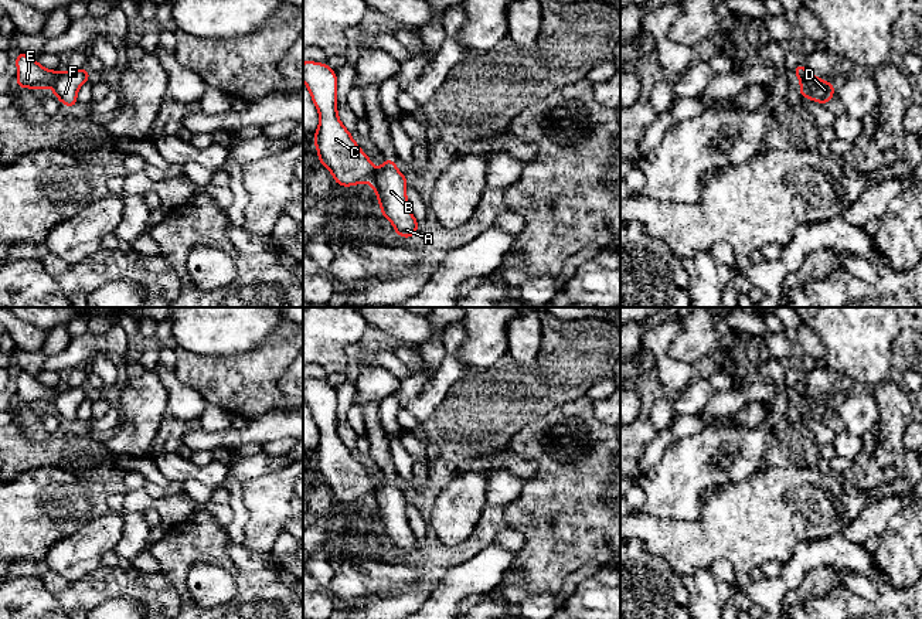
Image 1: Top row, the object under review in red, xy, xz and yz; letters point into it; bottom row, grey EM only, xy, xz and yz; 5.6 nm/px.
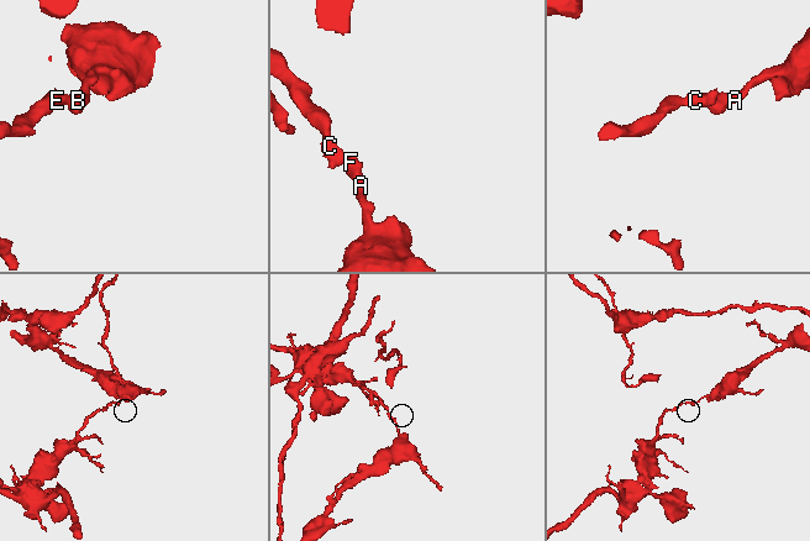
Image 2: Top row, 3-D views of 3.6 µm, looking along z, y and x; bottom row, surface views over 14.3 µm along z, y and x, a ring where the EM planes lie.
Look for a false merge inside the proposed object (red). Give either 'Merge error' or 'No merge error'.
Merge error

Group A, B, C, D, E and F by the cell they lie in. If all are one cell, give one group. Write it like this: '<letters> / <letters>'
A B D F / C E

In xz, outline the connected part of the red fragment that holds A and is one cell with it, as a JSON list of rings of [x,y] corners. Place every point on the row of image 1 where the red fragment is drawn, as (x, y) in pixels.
[[[385,159],[375,171],[370,184],[377,193],[381,214],[394,225],[397,235],[411,238],[418,231],[418,221],[406,201],[406,180],[392,159]]]

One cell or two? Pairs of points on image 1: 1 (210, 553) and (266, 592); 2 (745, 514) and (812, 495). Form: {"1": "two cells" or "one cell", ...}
{"1": "one cell", "2": "one cell"}

